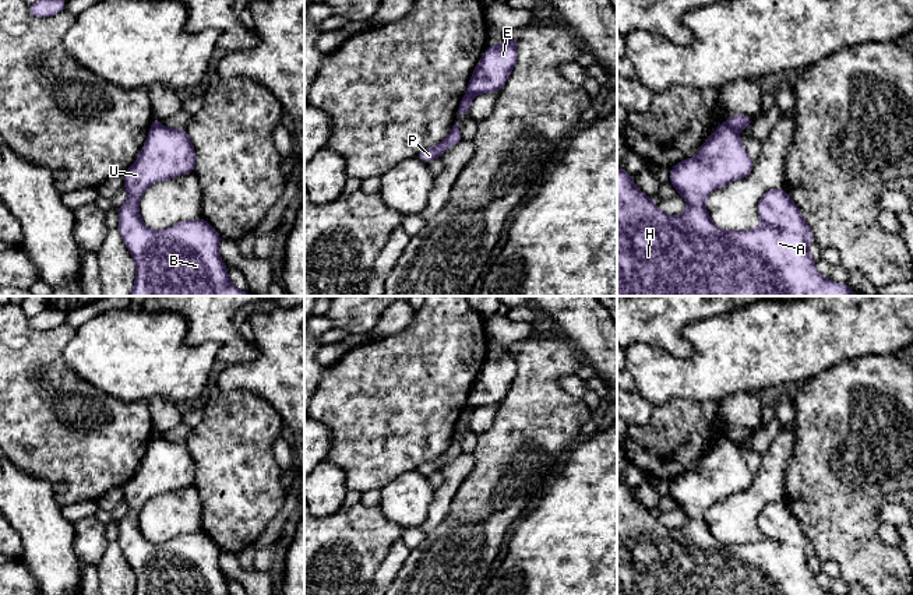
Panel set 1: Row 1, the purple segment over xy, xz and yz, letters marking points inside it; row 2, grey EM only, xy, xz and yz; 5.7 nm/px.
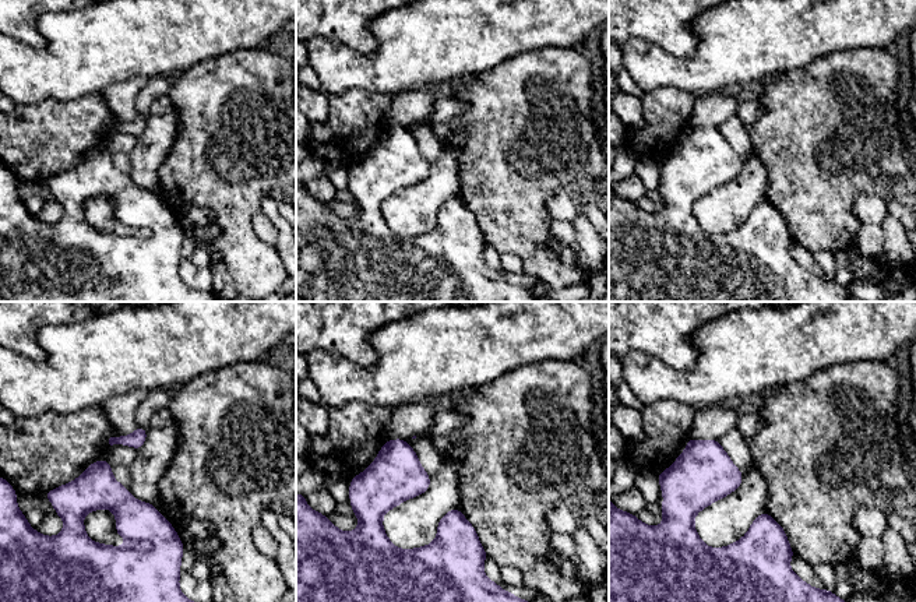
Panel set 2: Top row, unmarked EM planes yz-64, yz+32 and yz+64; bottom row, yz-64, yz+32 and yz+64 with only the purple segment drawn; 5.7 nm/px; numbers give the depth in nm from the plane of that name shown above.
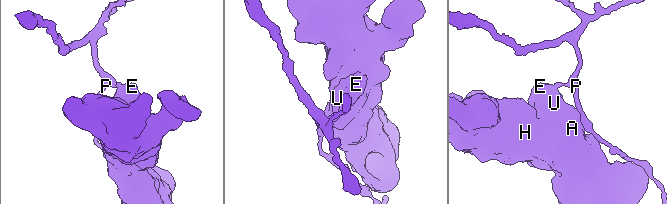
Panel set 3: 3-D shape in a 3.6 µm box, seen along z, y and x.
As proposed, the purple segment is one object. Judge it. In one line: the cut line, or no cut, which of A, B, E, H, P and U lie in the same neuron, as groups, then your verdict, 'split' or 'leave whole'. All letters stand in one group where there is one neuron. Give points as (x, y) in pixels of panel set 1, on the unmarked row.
cut yz (725, 435), (736, 444); groups A B E H U / P; split

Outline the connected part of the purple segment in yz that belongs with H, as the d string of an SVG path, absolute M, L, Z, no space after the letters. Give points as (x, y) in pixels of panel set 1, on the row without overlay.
M726 434L720 436L695 469L670 482L670 496L687 514L683 527L670 529L634 497L632 487L617 480L617 595L835 595L817 584L815 574L808 567L808 559L815 554L812 543L783 500L764 506L758 514L758 541L723 543L713 536L705 518L708 508L730 494L748 490L752 482L754 475L738 446Z

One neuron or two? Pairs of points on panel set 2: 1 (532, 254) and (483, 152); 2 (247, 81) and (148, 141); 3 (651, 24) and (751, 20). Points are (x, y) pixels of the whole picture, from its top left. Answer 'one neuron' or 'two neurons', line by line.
1: one neuron
2: two neurons
3: two neurons

